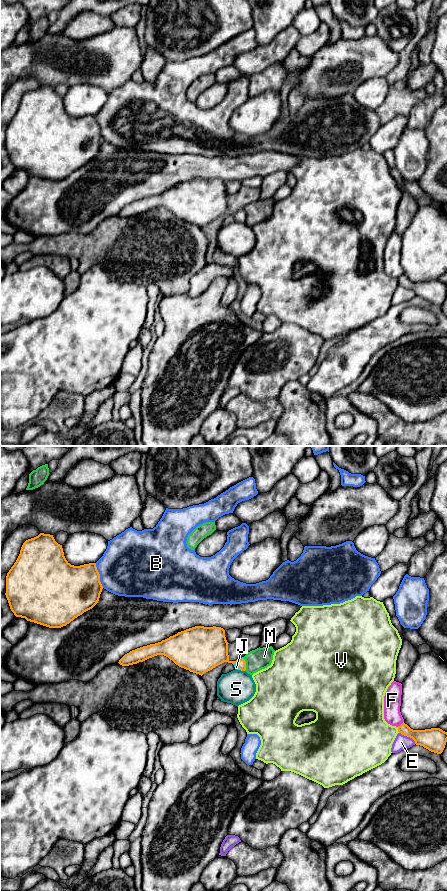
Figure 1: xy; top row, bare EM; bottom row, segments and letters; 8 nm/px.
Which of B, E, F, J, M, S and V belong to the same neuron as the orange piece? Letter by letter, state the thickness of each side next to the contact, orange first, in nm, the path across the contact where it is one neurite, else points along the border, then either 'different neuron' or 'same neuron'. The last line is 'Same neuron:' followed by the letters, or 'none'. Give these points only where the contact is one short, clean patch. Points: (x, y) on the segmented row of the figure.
B: 400/480 nm | different neuron
E: 190/120 nm | different neuron
F: 160/140 nm | different neuron
J: 280/30 nm | across xy (211, 648), (228, 661), (237, 665), (236, 667) | same neuron
M: 180/170 nm | different neuron
S: 190/280 nm | different neuron
V: 160/400 nm | different neuron
Same neuron: J

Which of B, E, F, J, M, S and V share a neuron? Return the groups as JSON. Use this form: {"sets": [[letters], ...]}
{"sets": [["B"], ["E"], ["F"], ["J"], ["M"], ["S"], ["V"]]}

